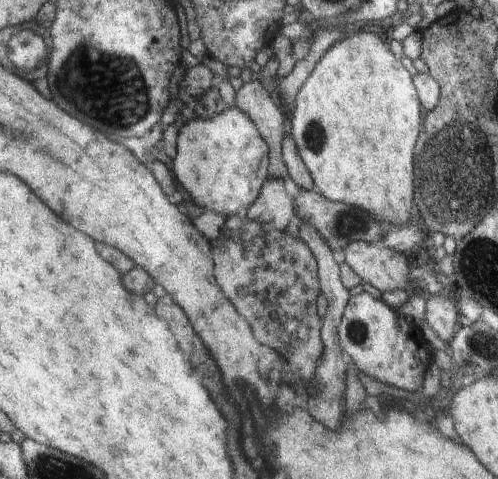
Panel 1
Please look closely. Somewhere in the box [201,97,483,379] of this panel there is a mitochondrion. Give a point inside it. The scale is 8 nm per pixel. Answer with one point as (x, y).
(345, 222)

